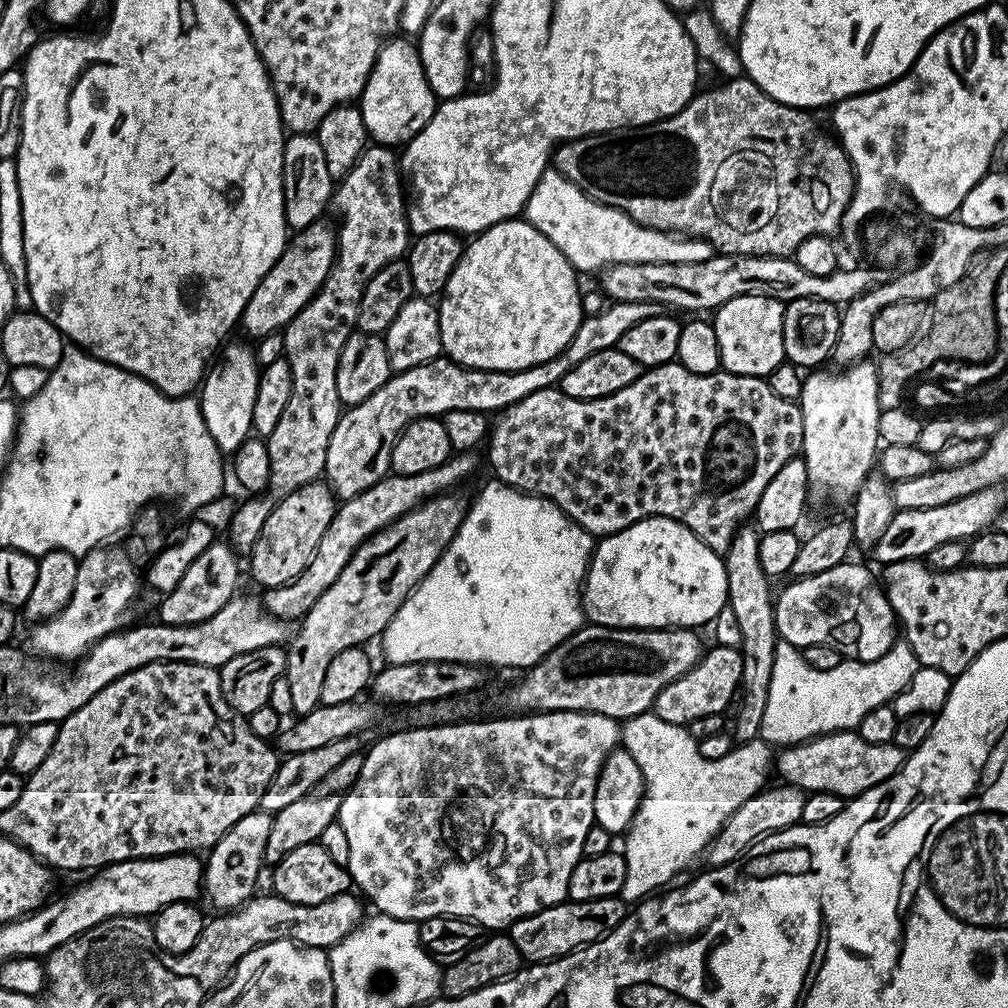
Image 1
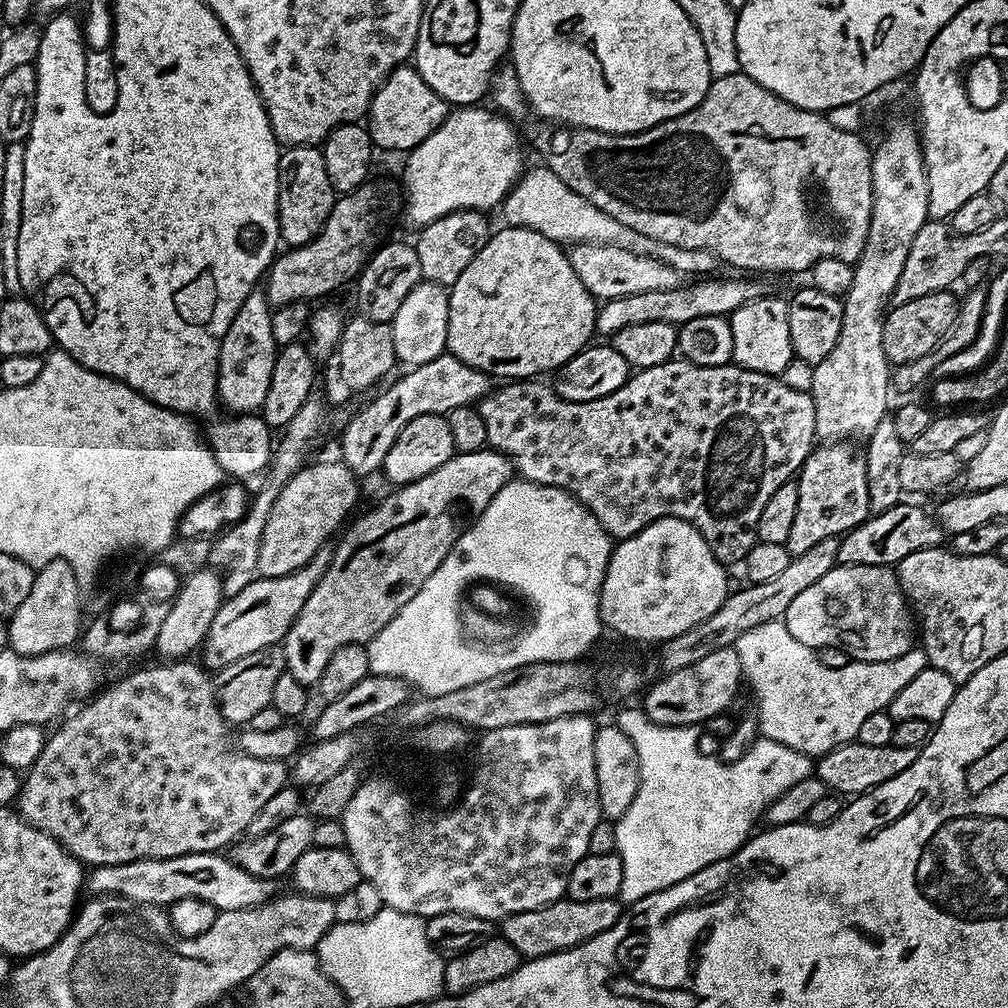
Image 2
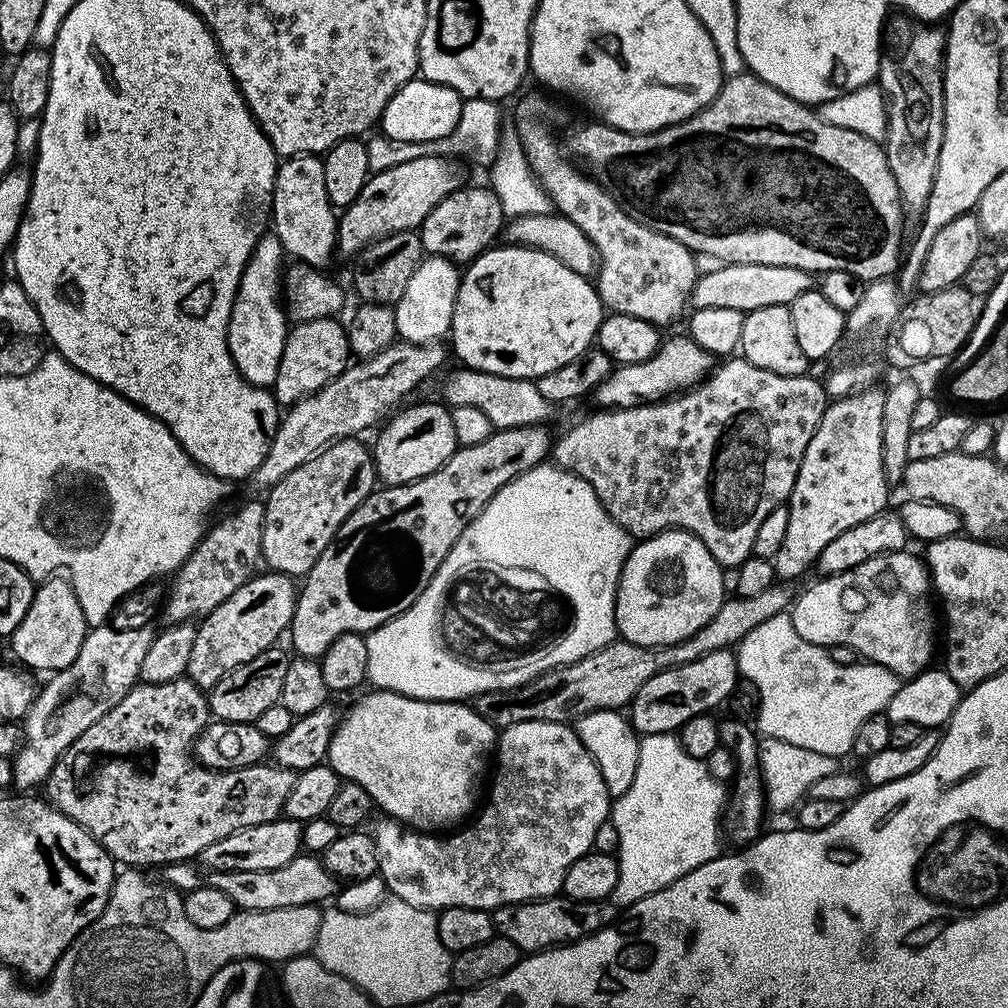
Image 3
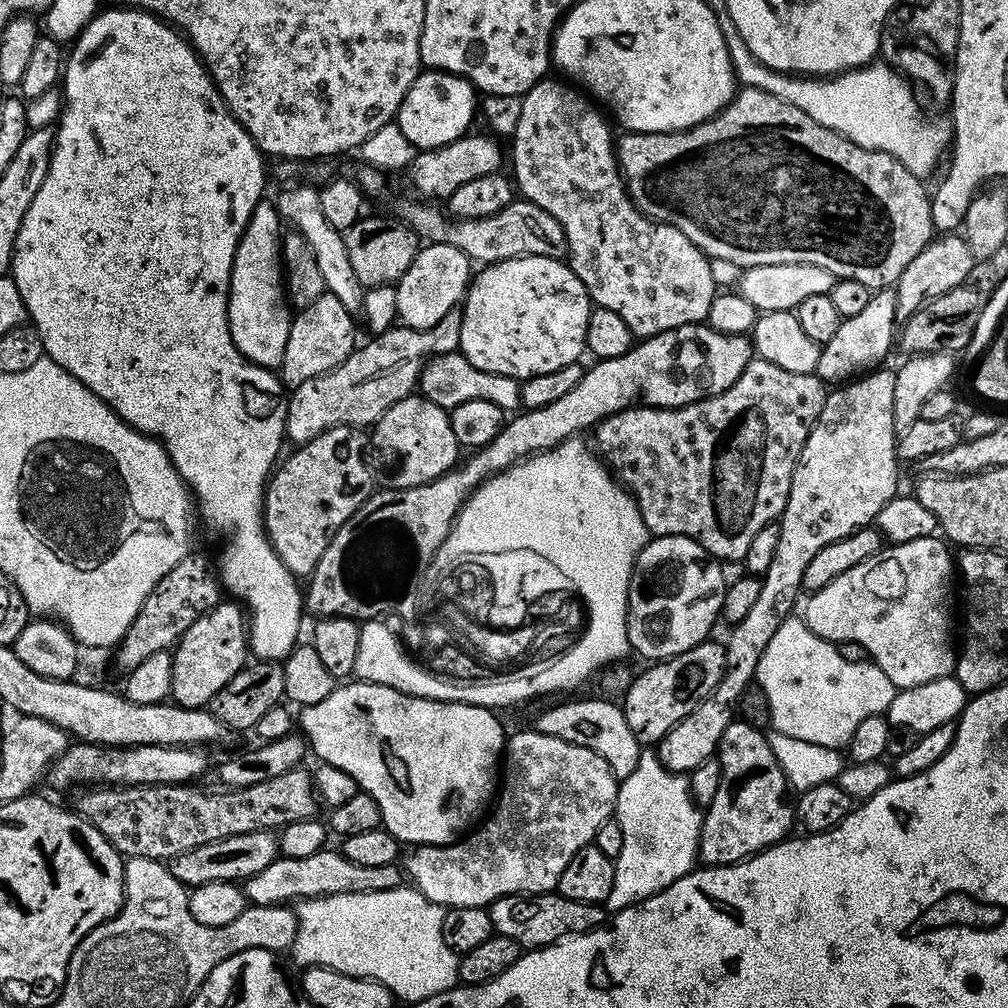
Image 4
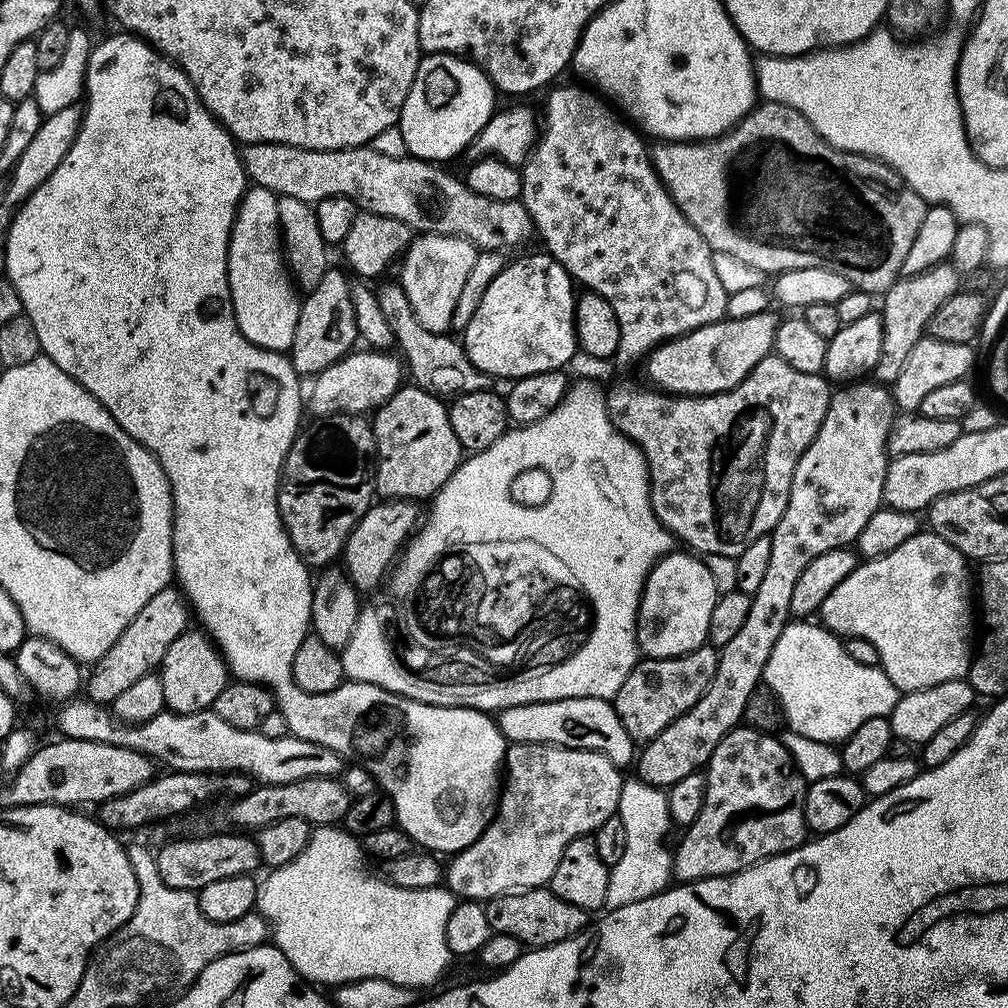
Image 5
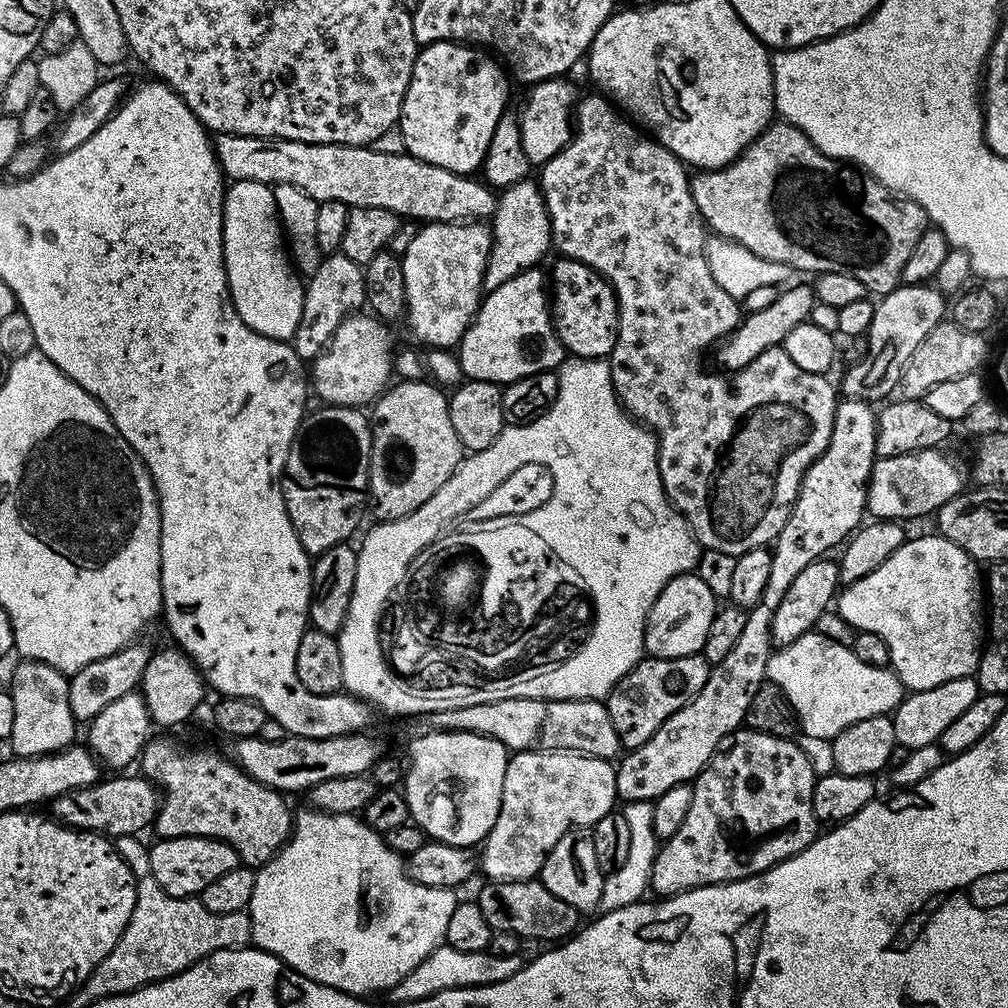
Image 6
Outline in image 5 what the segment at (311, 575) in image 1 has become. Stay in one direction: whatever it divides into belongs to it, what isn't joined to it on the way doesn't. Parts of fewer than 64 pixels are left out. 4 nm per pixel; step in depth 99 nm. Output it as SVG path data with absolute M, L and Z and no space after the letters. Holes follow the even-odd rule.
M189 630L174 638L170 650L166 650L166 658L162 658L158 675L162 682L165 709L178 714L194 714L211 709L214 698L218 698L218 694L222 694L230 682L228 666L220 649L203 630Z

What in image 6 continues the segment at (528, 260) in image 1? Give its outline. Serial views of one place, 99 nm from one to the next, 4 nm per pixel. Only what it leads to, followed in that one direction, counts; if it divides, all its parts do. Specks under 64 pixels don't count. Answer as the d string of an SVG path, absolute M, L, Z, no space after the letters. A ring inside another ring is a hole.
M532 267L510 282L502 282L498 290L487 293L480 301L480 308L472 319L472 324L464 332L458 345L460 368L469 380L485 380L498 385L506 385L518 378L526 378L526 374L538 374L559 369L566 359L566 349L552 323L550 292L546 287L546 276L540 273L539 267Z

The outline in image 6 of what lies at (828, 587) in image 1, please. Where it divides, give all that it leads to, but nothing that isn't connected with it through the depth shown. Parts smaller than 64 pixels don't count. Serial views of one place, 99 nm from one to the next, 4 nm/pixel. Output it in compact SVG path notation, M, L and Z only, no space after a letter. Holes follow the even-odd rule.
M939 534L931 535L920 536L917 540L905 539L904 545L898 550L894 550L894 554L890 554L890 558L886 558L886 562L882 562L882 566L878 566L878 570L866 574L866 578L858 578L853 584L847 585L839 593L834 604L834 608L840 611L841 618L852 627L852 630L878 634L878 638L882 638L886 642L886 646L890 646L890 658L892 659L890 667L905 689L912 692L930 690L934 686L942 686L942 682L950 682L954 678L975 677L980 654L986 643L986 592L982 587L982 572L976 569L979 568L977 561L968 556L966 550L954 546L954 542L950 542L946 537Z

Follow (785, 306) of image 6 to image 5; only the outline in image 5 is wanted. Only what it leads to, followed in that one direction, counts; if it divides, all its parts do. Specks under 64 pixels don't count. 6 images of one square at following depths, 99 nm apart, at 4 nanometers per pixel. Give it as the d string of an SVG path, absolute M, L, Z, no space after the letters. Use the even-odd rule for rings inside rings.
M774 312L715 320L675 340L664 341L643 361L642 367L648 371L647 383L673 396L713 396L730 391L752 373L762 358L773 355L776 331L781 322L781 317Z

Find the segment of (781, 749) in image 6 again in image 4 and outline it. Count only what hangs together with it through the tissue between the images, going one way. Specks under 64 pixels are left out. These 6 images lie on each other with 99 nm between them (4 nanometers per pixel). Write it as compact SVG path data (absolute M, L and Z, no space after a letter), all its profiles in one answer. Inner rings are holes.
M739 718L733 719L720 739L718 759L722 780L718 782L714 802L703 809L700 822L698 860L704 866L747 860L772 844L780 843L794 828L794 804L790 796L788 800L790 785L761 729Z

